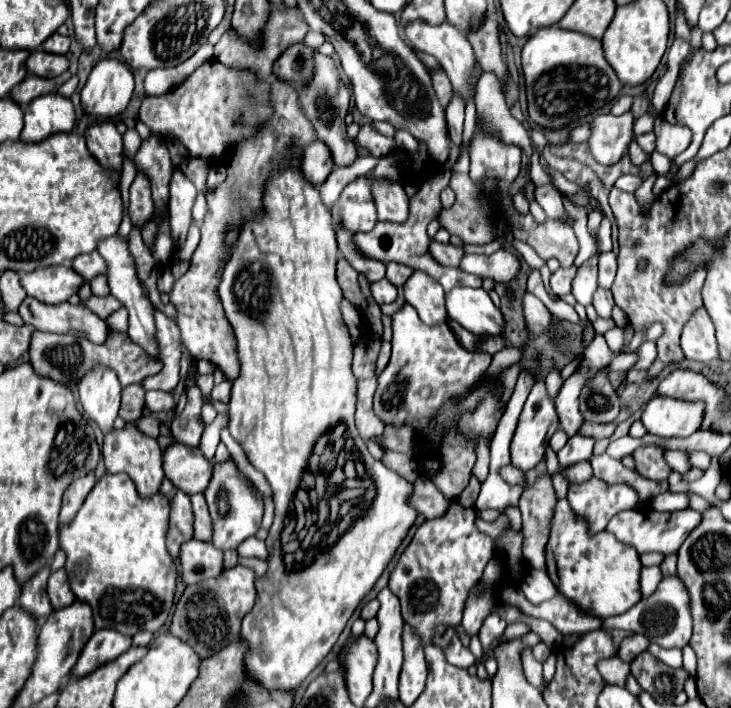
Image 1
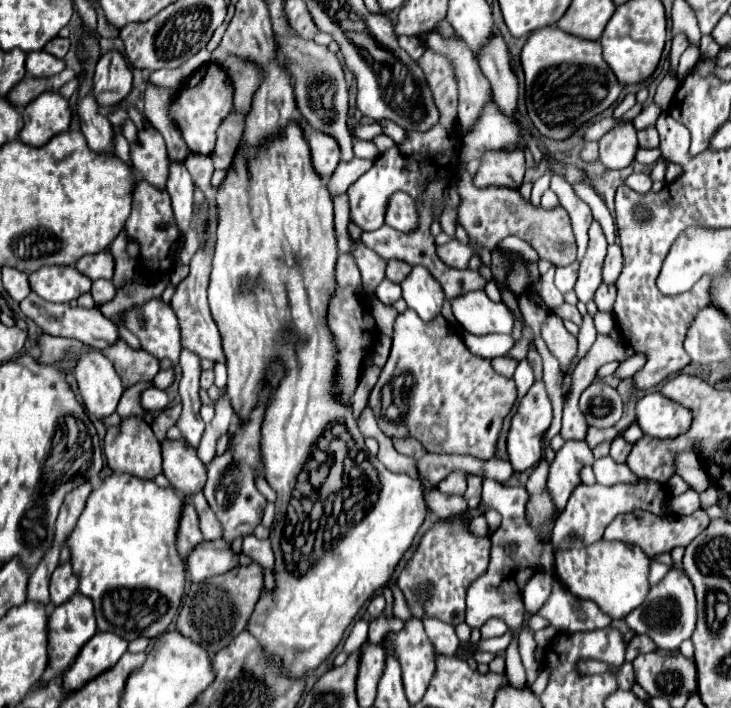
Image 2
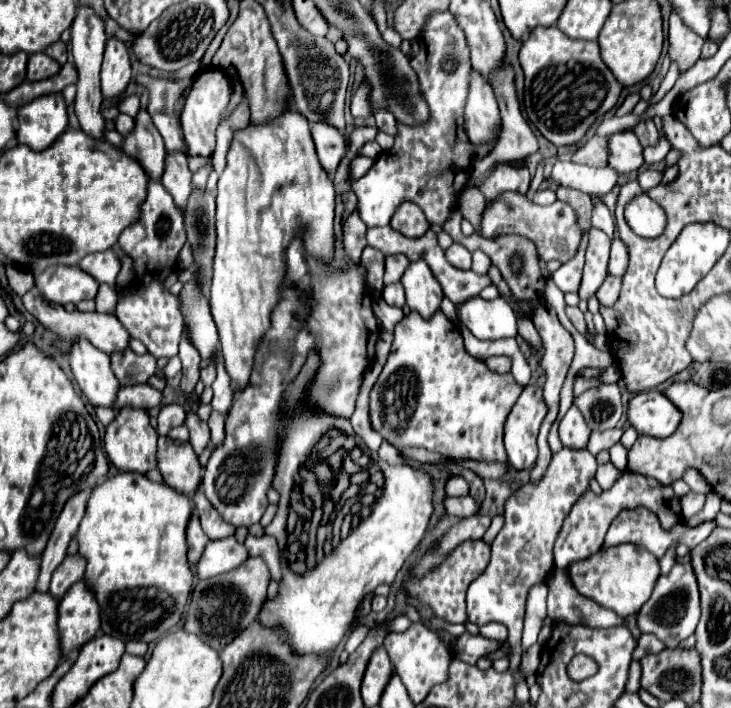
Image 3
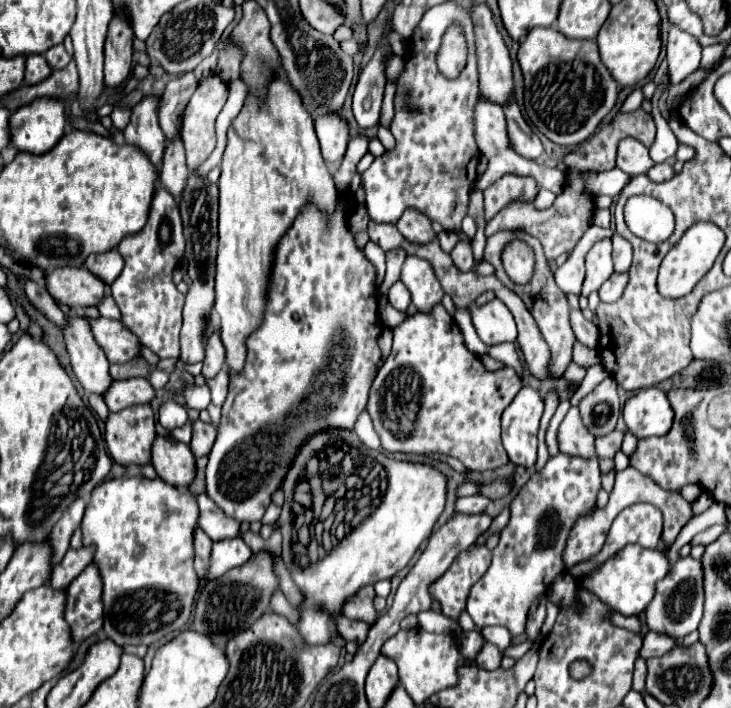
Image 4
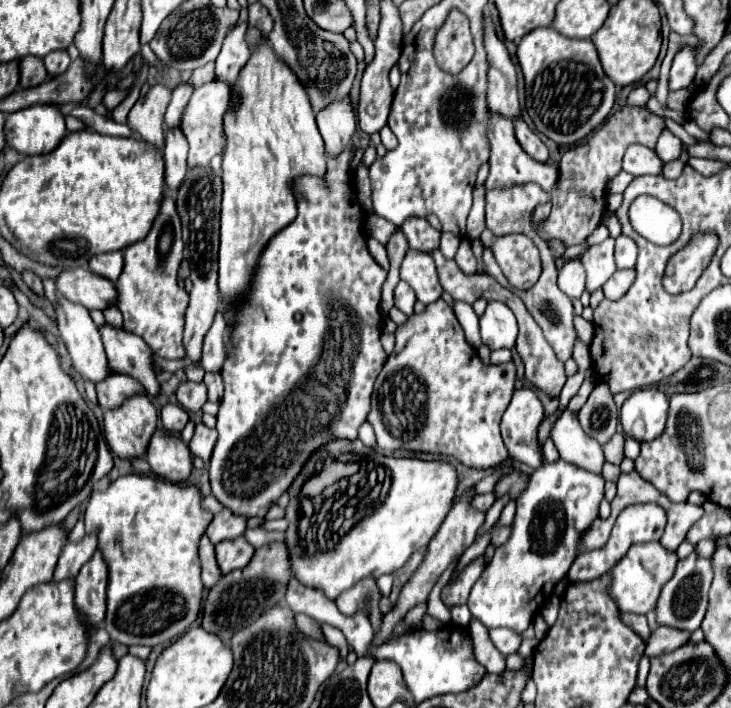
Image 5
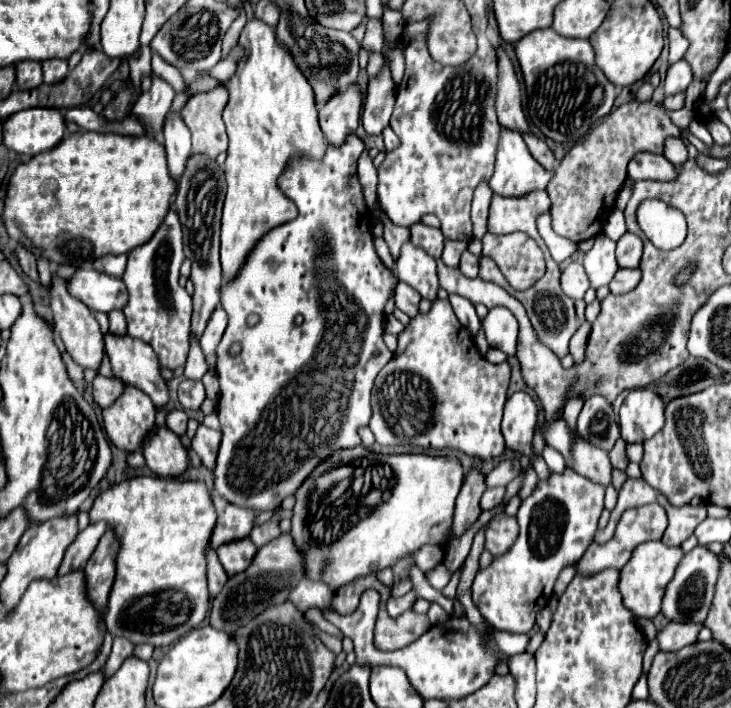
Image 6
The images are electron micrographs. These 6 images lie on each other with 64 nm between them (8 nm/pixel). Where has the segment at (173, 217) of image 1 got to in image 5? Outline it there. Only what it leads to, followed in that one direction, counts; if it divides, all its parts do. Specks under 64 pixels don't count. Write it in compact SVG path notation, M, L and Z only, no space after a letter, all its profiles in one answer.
M166 128L164 142L164 162L166 162L166 186L170 192L180 188L180 182L186 176L186 156L188 156L188 140L184 140L184 132L180 128Z

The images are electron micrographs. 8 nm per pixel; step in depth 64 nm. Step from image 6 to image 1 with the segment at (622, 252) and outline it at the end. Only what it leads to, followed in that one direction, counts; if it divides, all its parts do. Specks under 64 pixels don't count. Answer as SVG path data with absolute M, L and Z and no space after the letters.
M604 252L600 254L600 264L598 264L598 286L610 288L616 276L616 254L614 252Z

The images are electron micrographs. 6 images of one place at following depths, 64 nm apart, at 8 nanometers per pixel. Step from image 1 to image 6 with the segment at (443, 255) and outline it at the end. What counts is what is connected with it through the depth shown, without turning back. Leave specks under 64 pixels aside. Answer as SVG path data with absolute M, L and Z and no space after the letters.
M468 250L462 254L462 260L460 260L460 272L464 276L470 276L470 278L476 278L478 276L478 268L480 268L480 258L470 254Z

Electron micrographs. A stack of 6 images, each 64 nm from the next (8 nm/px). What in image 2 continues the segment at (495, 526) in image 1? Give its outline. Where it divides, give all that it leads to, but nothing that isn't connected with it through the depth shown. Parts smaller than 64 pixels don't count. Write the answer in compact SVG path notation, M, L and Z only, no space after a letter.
M478 516L478 518L472 518L472 520L468 522L468 530L470 530L472 534L476 534L476 536L486 536L486 532L488 532L486 518L482 518L482 516Z

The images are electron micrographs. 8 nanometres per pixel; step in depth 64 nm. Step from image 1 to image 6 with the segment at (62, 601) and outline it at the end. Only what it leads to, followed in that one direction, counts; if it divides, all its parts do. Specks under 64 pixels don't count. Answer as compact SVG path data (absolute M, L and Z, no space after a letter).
M100 522L100 524L90 524L86 530L82 530L82 532L76 536L76 540L68 546L66 556L64 556L62 564L60 564L58 574L64 576L64 574L68 574L68 572L72 572L72 570L82 568L82 566L88 562L88 558L92 556L94 548L98 546L98 540L102 538L104 532L106 532L104 522Z

